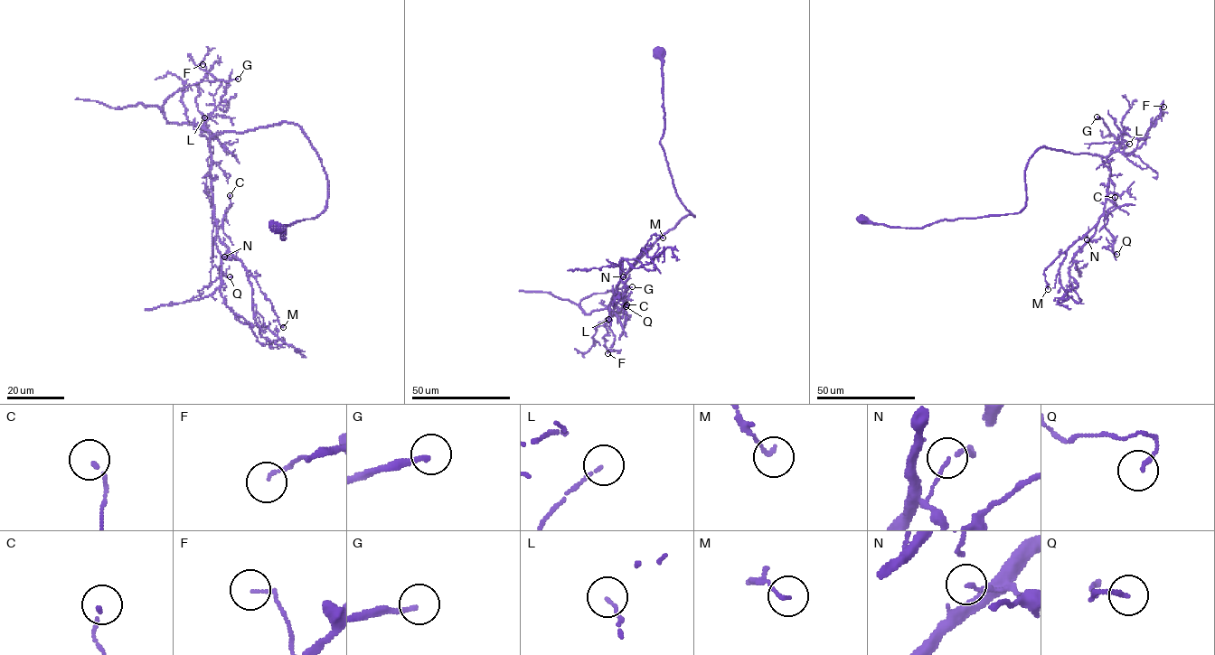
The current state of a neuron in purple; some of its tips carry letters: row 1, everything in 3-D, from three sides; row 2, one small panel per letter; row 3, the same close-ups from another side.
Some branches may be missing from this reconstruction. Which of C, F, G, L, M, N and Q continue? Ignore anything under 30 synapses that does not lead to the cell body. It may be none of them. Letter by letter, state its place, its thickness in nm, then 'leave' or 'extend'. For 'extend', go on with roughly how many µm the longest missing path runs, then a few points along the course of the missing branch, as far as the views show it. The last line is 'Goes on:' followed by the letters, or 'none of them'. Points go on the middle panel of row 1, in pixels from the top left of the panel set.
C: (626, 304) | 120 nm | leave
F: (607, 353) | 90 nm | leave
G: (632, 286) | 160 nm | extend | 130 µm | (632, 286), (684, 279), (689, 267), (683, 281), (696, 292), (705, 313), (711, 312)
L: (608, 319) | 100 nm | leave
M: (663, 238) | 130 nm | leave
N: (623, 276) | 90 nm | leave
Q: (626, 306) | 150 nm | leave
Goes on: G

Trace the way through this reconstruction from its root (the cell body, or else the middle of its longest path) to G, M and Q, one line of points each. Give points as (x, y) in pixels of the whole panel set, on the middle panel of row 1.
G: (658, 53), (660, 145), (676, 195), (694, 216), (654, 243), (605, 308), (580, 307), (594, 294), (632, 286)
M: (658, 53), (660, 145), (676, 195), (694, 216), (654, 243), (614, 300), (651, 236), (663, 238)
Q: (658, 53), (660, 145), (676, 195), (694, 216), (665, 232), (622, 278), (613, 299), (626, 306)

